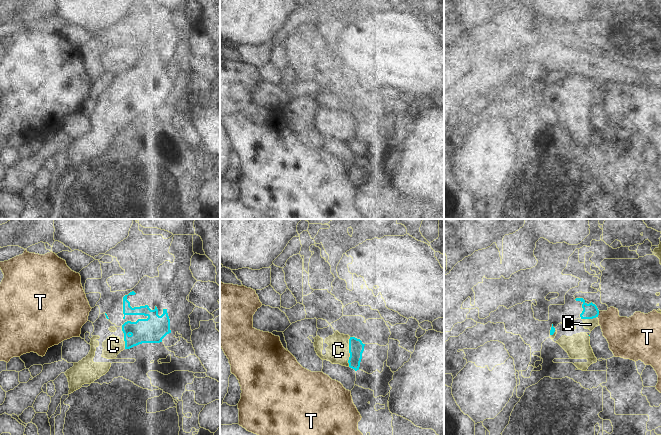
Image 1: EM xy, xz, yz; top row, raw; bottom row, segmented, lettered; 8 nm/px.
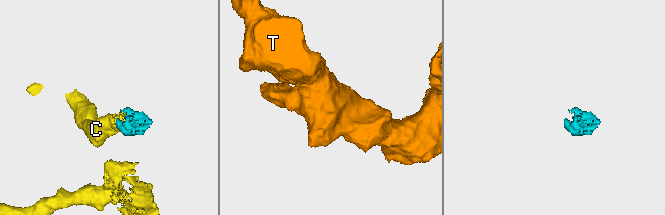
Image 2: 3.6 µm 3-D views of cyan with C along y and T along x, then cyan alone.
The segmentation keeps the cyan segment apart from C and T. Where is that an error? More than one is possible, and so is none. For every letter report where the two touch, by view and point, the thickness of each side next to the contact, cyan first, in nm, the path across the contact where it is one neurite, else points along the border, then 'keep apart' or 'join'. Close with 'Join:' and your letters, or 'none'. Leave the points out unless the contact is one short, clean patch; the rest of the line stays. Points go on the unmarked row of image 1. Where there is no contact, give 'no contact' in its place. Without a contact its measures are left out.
C: contact xz (349, 128); calibres 120 and 180 nm; way xz (356, 123), (349, 128), (338, 126); join
T: contact yz (598, 90); calibres 120 and 260 nm; border yz (599, 87), (597, 92); keep apart
Join: C

